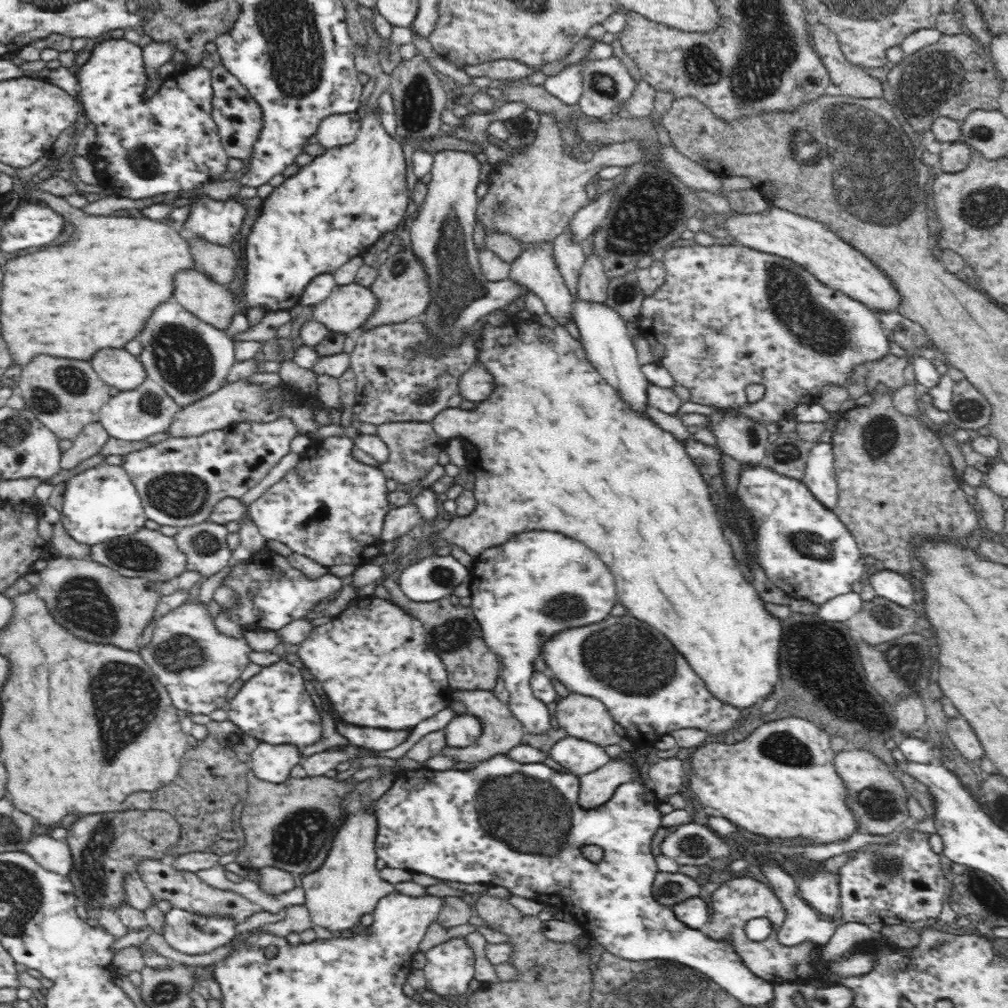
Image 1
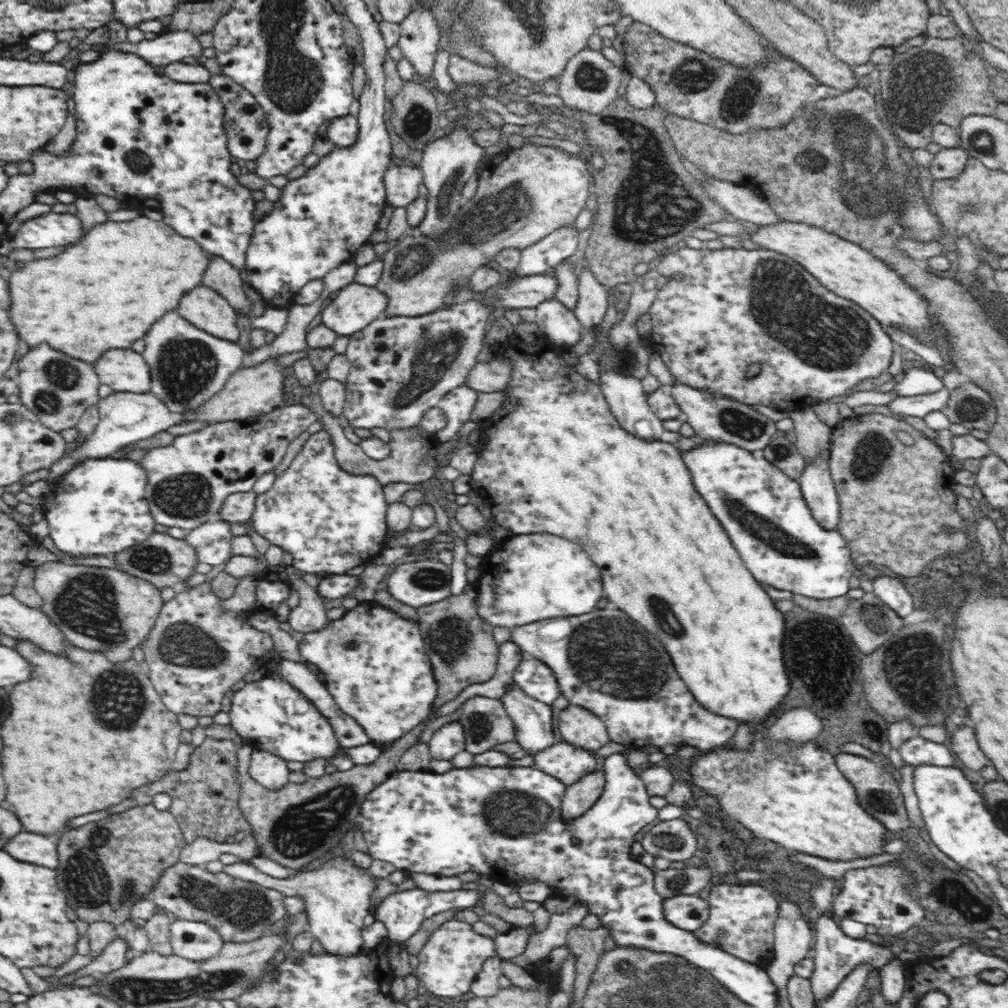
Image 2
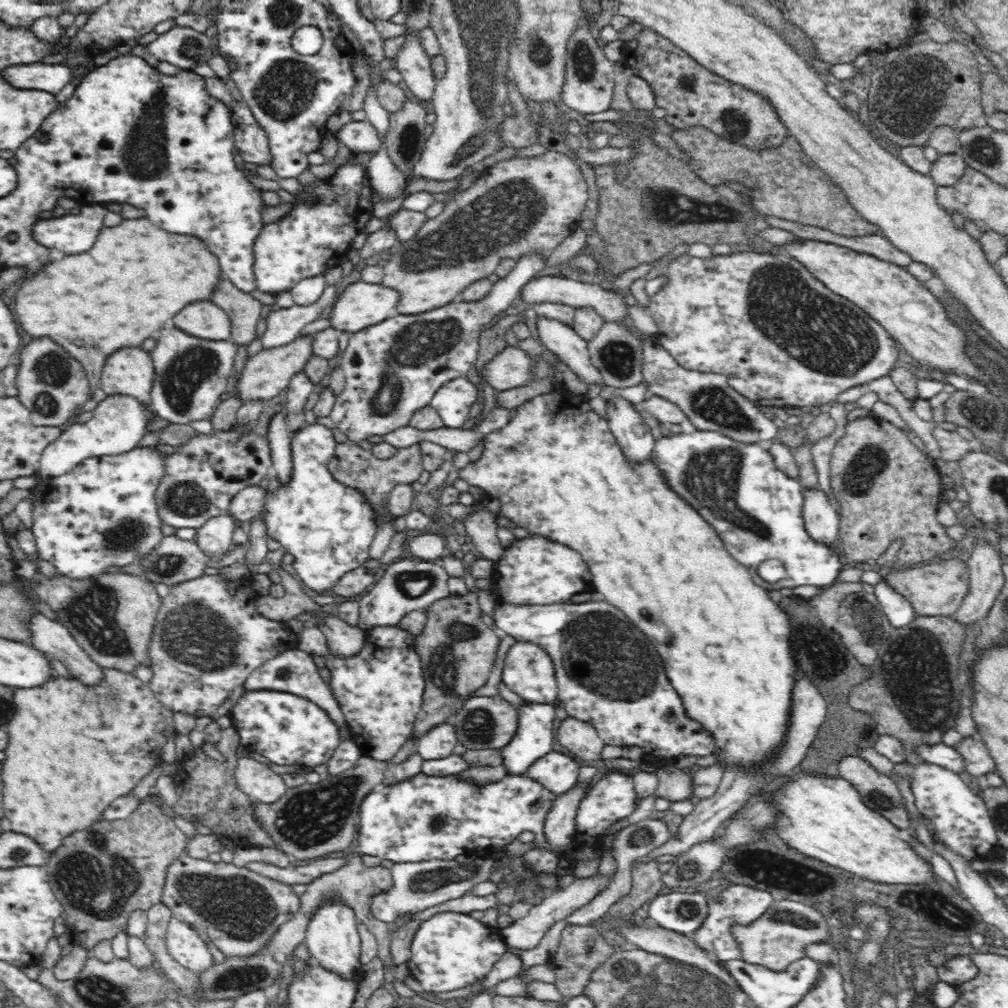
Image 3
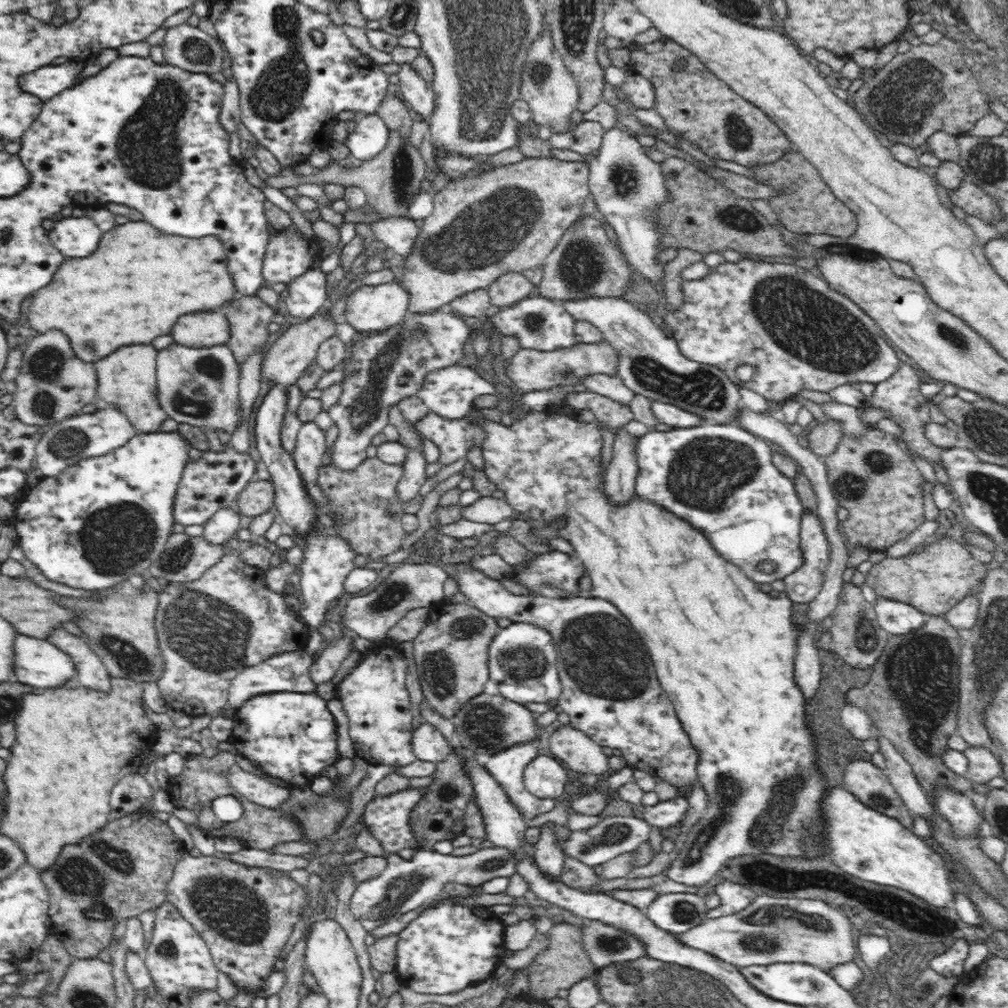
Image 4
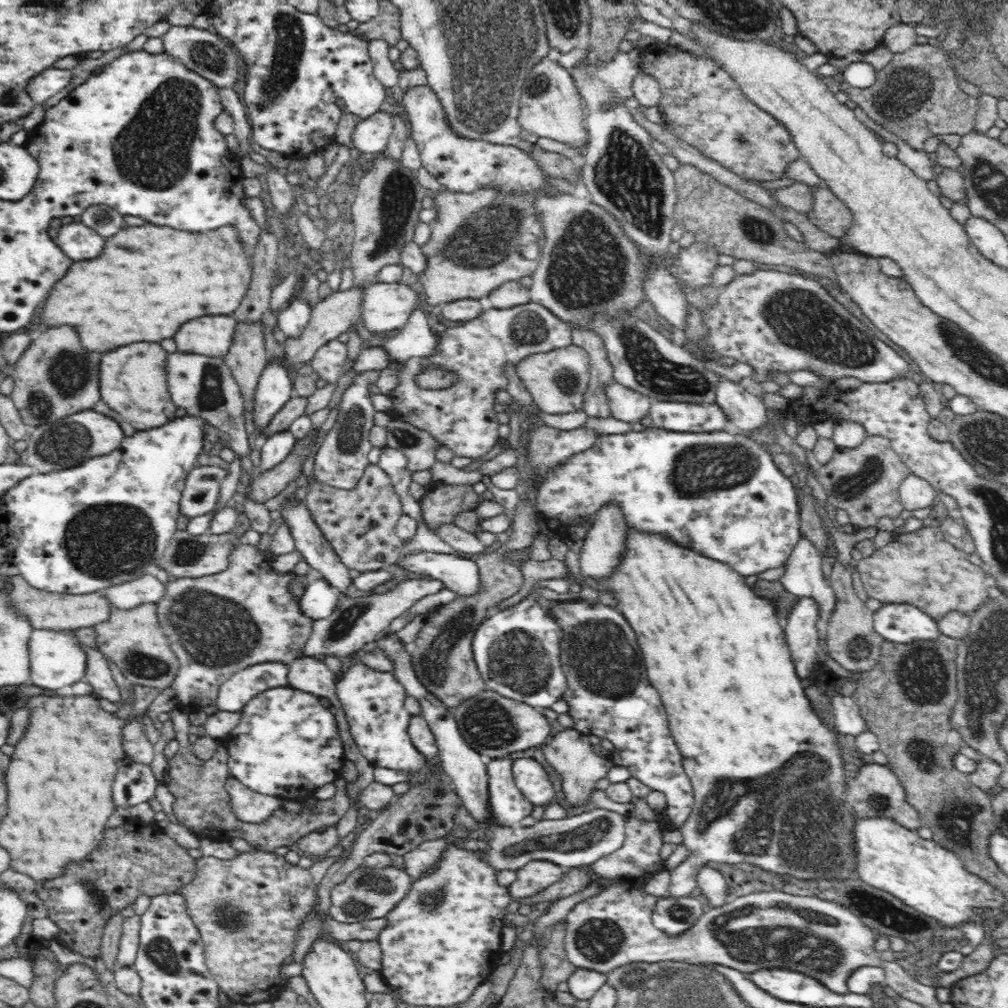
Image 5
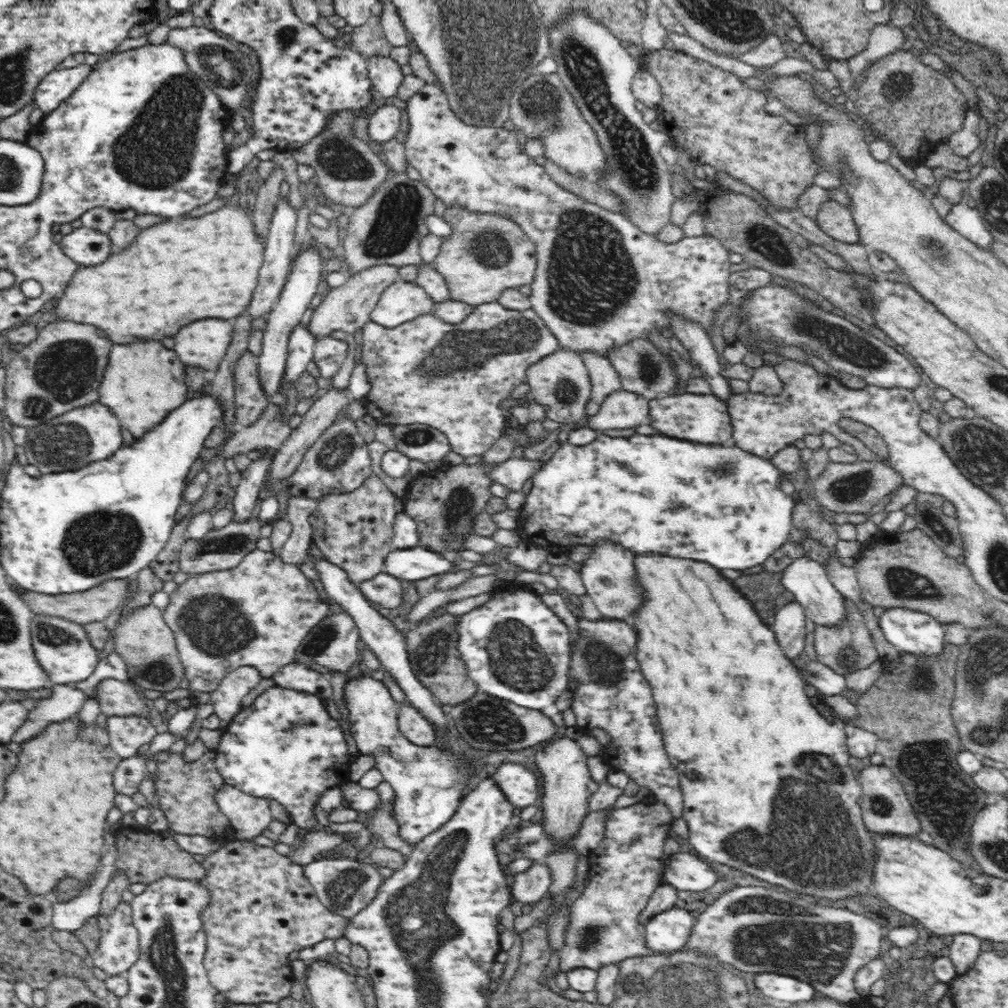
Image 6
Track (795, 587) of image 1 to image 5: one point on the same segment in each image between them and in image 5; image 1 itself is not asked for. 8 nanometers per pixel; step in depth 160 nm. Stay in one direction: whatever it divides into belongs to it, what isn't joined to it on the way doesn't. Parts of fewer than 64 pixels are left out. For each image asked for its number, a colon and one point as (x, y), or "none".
2: (763, 510)
3: (757, 509)
4: (751, 512)
5: (659, 479)

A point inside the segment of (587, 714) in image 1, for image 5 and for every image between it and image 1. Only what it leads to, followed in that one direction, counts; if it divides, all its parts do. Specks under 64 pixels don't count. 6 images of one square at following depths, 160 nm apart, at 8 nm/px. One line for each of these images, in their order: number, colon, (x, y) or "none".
2: (578, 726)
3: (580, 739)
4: (581, 754)
5: (571, 754)

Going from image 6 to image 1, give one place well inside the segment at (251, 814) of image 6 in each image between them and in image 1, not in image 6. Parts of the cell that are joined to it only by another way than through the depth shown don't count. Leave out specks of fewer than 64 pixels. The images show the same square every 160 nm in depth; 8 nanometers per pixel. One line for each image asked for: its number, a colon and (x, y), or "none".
1: (271, 763)
2: (269, 770)
3: (256, 779)
4: (256, 789)
5: (250, 807)

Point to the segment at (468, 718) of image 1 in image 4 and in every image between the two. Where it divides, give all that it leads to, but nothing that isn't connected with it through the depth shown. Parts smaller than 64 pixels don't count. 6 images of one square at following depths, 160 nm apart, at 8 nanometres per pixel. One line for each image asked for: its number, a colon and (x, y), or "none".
2: (449, 740)
3: (439, 742)
4: (429, 745)

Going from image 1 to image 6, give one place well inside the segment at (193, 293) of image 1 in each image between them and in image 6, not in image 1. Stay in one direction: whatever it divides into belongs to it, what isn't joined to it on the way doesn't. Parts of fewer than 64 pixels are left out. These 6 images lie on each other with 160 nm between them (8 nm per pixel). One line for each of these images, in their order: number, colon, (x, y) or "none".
2: (206, 309)
3: (204, 320)
4: (204, 329)
5: (212, 336)
6: (203, 344)

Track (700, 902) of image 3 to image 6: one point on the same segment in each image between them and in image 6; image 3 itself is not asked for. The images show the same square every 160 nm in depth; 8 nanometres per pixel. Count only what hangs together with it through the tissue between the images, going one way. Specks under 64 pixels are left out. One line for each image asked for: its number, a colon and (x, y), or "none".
4: (676, 913)
5: (672, 916)
6: (668, 931)

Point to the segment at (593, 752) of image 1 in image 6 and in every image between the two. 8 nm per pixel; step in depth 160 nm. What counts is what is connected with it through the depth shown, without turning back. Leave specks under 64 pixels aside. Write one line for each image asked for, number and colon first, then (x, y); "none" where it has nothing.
2: (562, 761)
3: (557, 772)
4: (544, 777)
5: (530, 777)
6: (520, 786)

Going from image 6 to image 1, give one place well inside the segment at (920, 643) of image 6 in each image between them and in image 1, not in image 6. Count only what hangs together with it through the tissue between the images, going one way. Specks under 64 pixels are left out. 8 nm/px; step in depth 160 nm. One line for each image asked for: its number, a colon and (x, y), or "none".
1: (894, 587)
2: (891, 592)
3: (897, 610)
4: (896, 617)
5: (904, 623)

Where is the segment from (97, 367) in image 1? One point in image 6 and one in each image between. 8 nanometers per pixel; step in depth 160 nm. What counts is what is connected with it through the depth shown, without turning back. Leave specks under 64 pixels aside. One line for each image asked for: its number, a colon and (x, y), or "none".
2: (123, 370)
3: (130, 371)
4: (127, 379)
5: (132, 381)
6: (143, 383)

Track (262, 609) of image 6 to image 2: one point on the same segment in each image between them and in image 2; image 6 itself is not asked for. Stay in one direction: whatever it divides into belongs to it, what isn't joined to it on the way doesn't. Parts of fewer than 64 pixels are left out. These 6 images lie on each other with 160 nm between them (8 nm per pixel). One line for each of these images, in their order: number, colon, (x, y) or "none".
2: (197, 653)
3: (208, 636)
4: (228, 620)
5: (219, 624)

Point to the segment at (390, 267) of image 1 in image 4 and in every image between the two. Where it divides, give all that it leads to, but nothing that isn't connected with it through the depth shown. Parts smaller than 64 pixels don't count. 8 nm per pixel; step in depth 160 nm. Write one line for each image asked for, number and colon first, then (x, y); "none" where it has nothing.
2: (527, 195)
3: (520, 206)
4: (510, 219)

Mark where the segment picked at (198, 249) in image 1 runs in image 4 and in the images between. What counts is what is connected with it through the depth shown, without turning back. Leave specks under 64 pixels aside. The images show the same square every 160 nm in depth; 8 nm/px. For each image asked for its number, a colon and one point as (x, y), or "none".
2: (219, 275)
3: (244, 310)
4: (249, 317)

